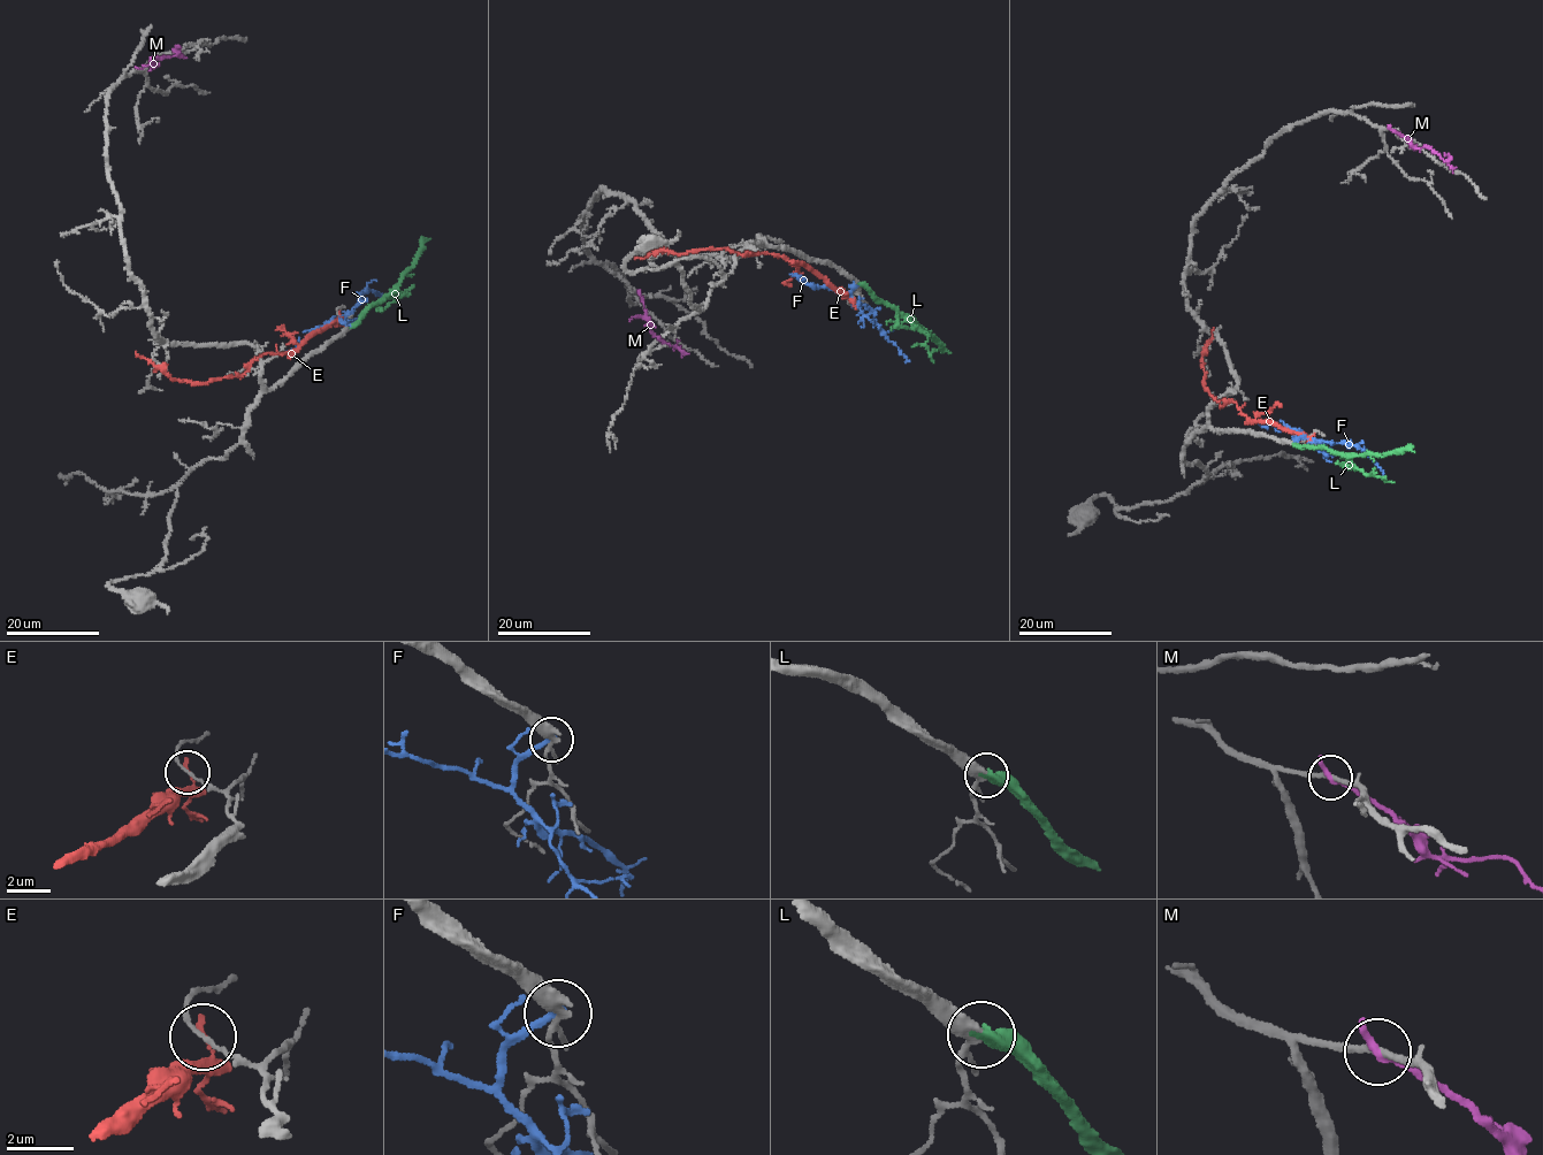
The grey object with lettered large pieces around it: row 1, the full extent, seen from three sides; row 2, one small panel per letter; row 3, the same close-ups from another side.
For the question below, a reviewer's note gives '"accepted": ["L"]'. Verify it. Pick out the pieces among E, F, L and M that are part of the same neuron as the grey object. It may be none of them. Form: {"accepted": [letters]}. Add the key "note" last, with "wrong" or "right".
{"accepted": ["L"], "note": "right"}

